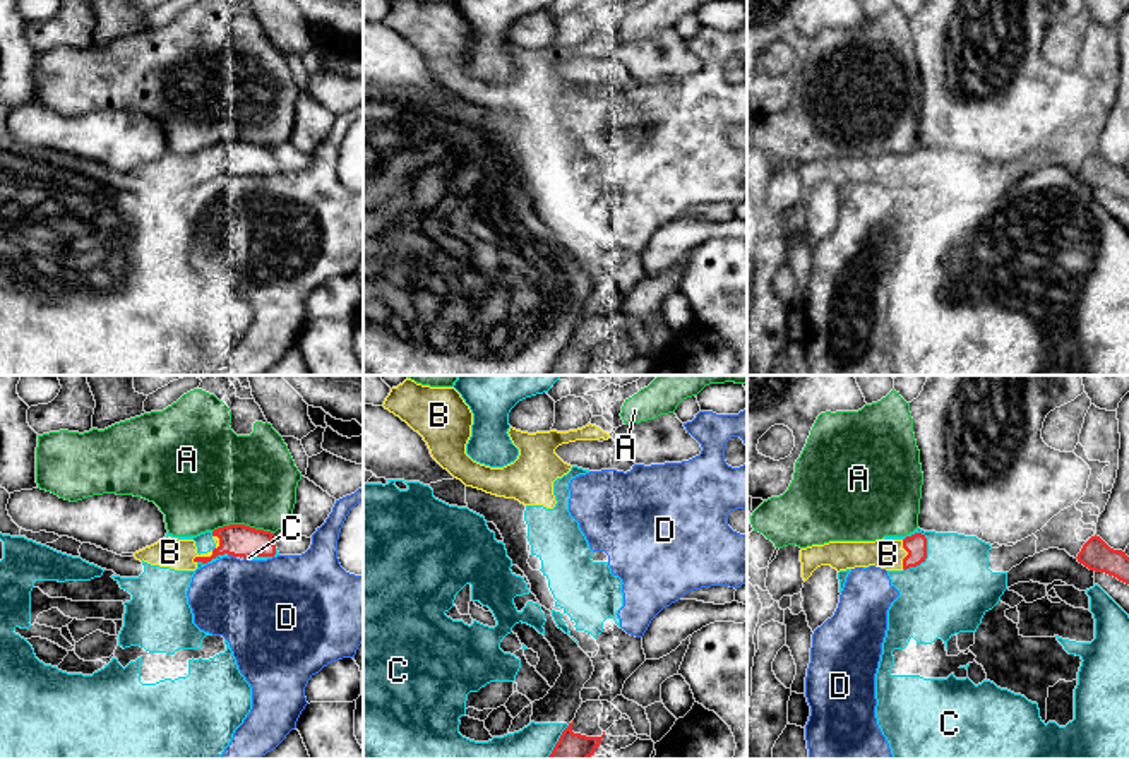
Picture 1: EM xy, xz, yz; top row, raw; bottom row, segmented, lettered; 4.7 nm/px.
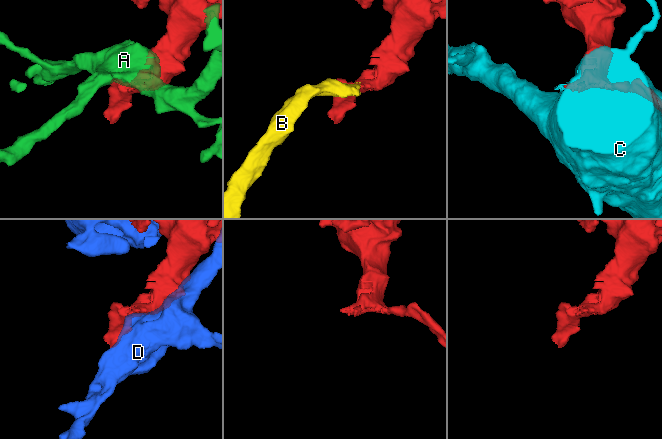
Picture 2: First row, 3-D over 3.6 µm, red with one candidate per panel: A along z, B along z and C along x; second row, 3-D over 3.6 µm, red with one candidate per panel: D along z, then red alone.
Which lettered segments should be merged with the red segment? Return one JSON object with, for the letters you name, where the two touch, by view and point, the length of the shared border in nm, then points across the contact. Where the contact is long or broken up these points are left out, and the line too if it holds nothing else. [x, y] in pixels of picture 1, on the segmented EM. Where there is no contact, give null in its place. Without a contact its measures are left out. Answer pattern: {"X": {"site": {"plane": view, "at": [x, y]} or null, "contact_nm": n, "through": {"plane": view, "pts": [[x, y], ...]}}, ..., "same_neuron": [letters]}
{"B": {"site": {"plane": "yz", "at": [908, 554]}, "contact_nm": 140, "through": {"plane": "yz", "pts": [[915, 545], [908, 554], [888, 554]]}}, "same_neuron": ["B"]}

